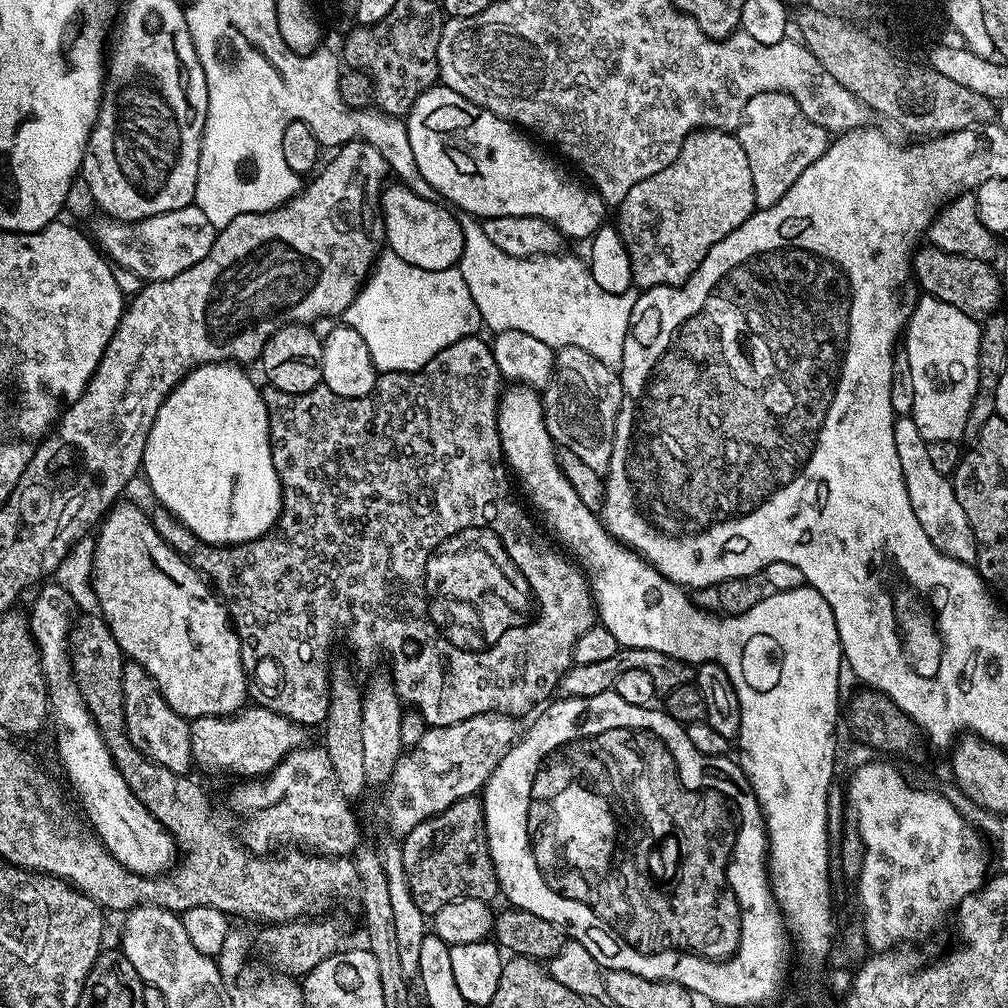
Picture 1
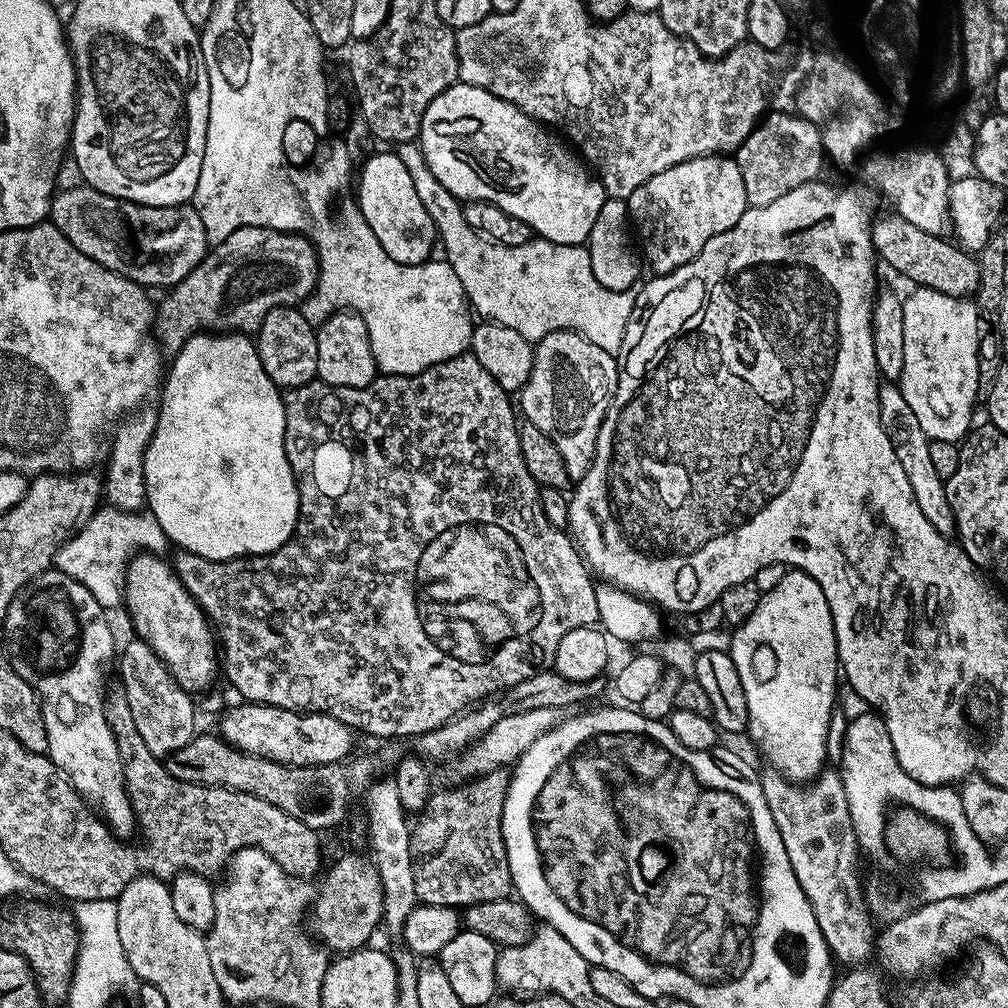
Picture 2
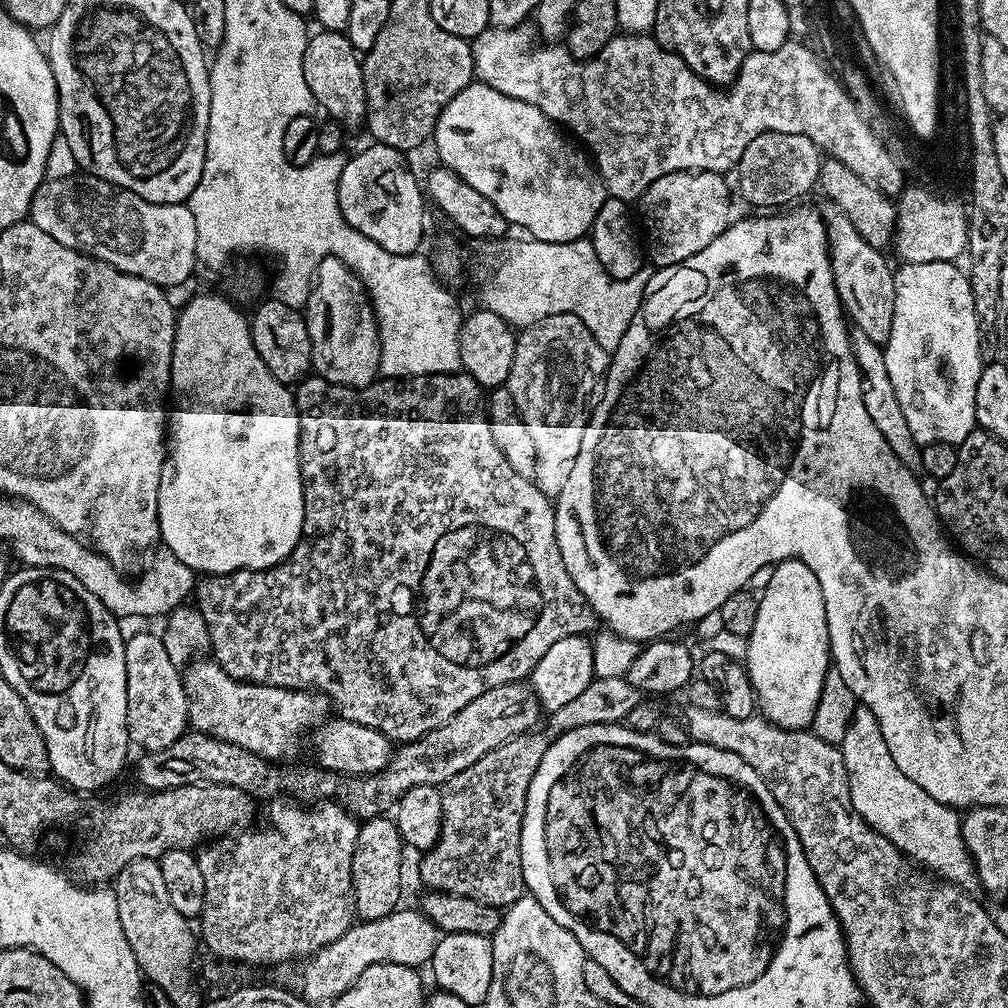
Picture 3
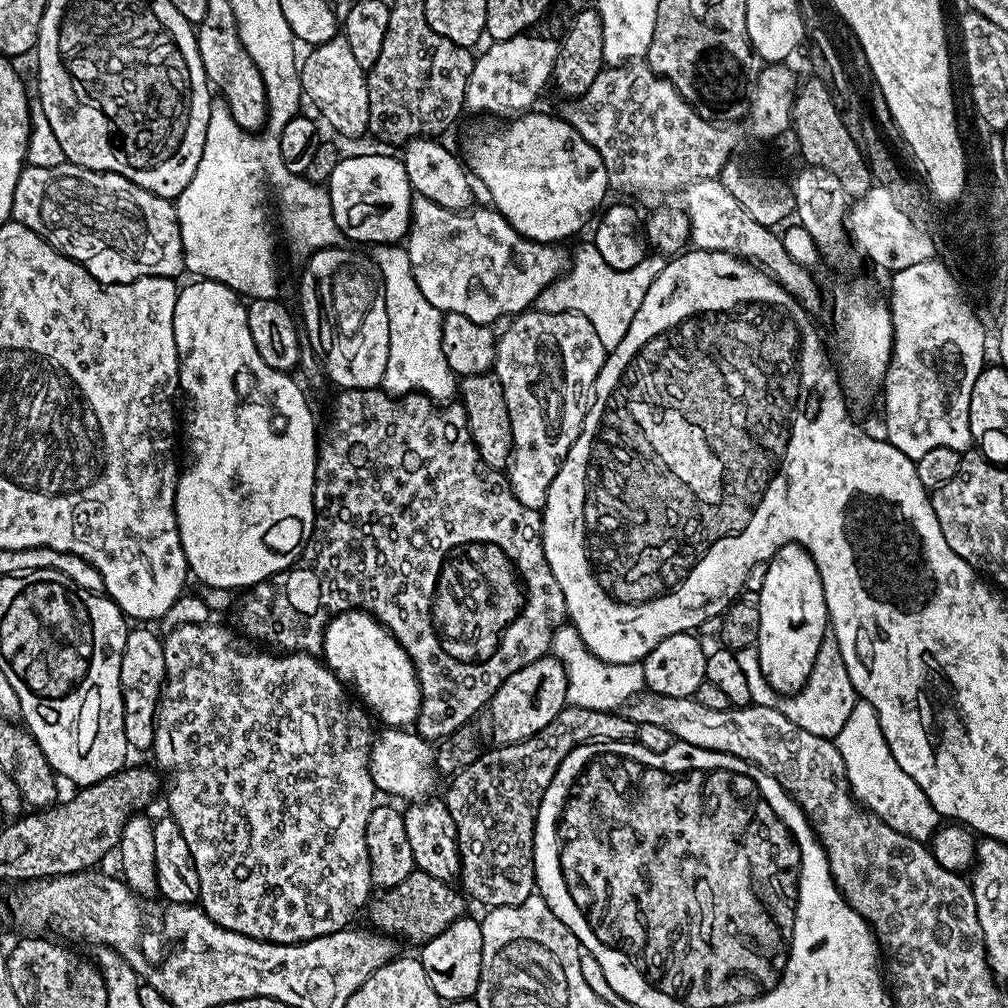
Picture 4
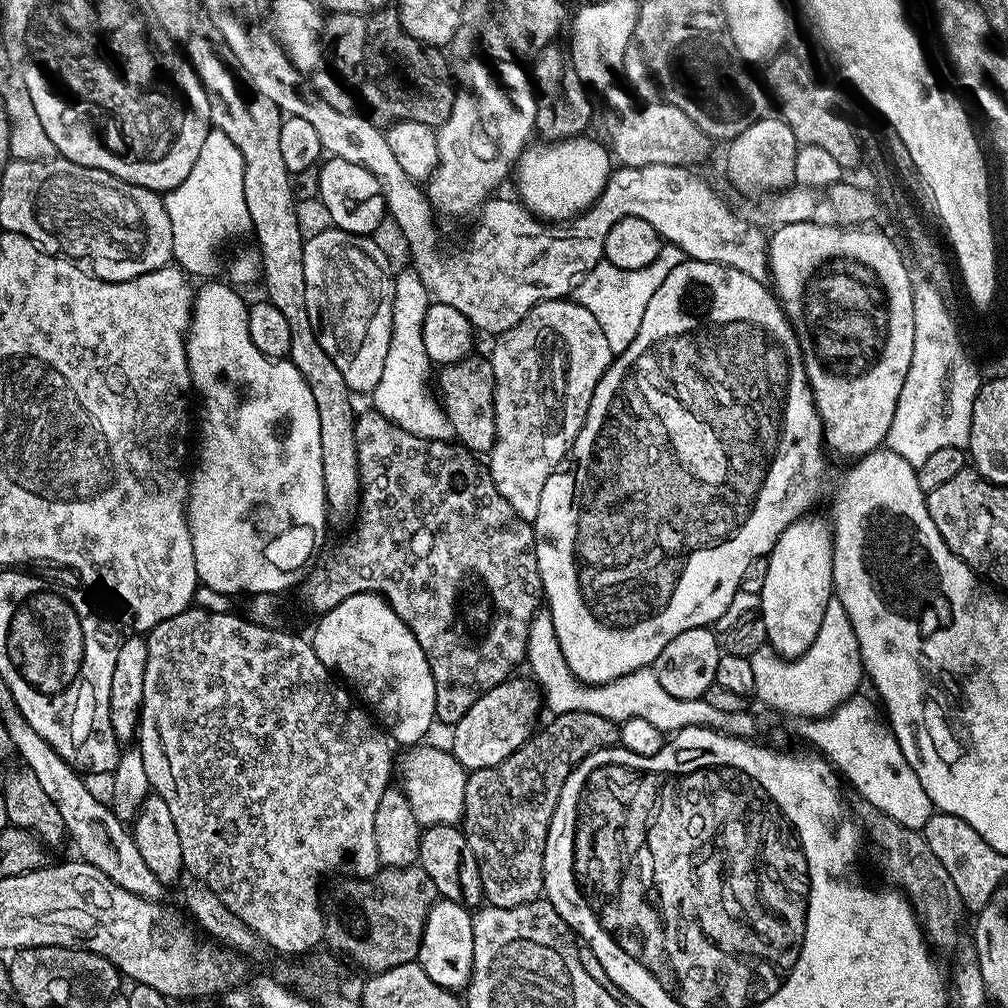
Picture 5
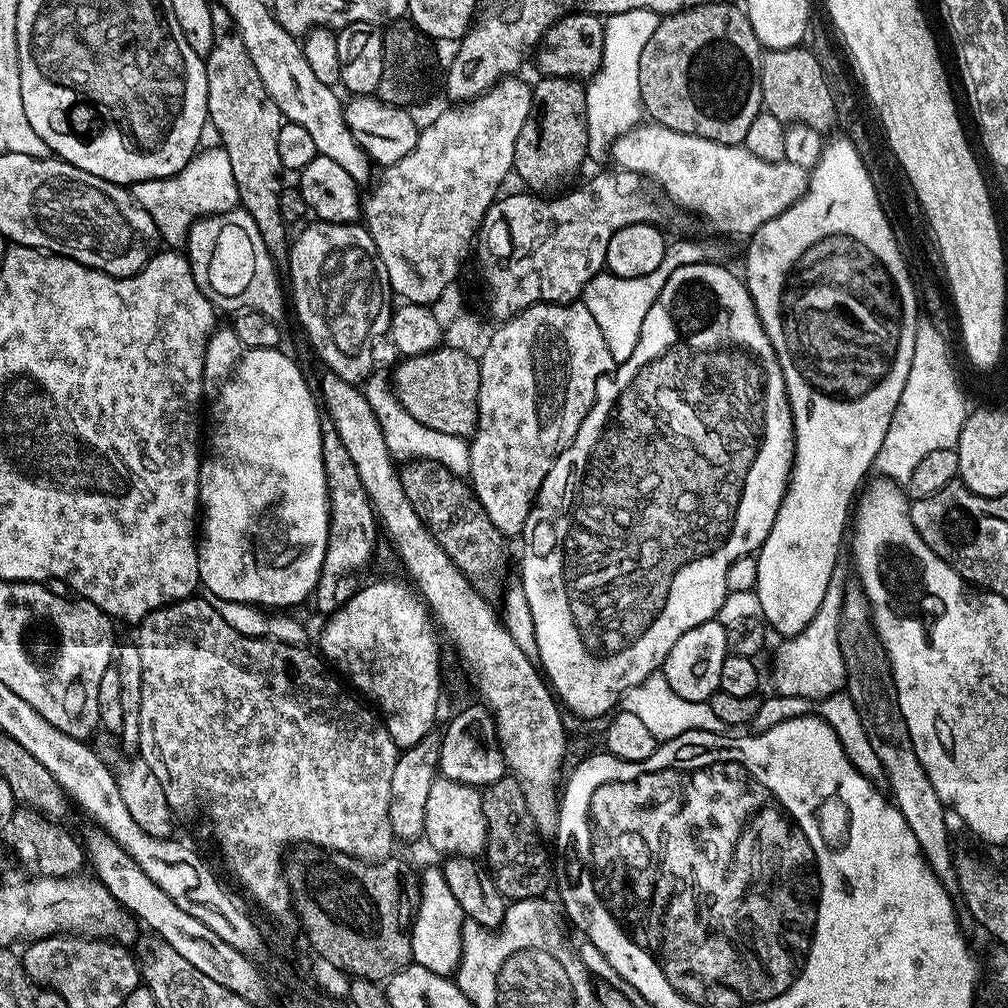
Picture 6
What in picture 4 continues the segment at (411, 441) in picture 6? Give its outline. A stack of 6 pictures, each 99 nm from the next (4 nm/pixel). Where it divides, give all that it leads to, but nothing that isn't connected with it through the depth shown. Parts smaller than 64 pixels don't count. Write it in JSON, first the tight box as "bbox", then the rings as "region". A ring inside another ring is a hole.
{"bbox":[374,247,458,402],"region":[[[377,247],[374,259],[384,279],[386,310],[390,318],[390,358],[386,358],[384,391],[396,398],[409,392],[422,392],[437,402],[451,401],[458,392],[458,377],[450,370],[446,354],[442,354],[444,316],[422,298],[422,290],[418,290],[418,282],[414,282],[407,247]]]}

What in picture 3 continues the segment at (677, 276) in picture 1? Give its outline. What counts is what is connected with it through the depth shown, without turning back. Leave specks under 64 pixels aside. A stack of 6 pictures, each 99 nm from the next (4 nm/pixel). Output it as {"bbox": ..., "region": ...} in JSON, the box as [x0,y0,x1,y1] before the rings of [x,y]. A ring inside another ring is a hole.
{"bbox":[638,172,733,269],"region":[[[675,172],[658,178],[640,195],[638,224],[642,229],[643,243],[644,240],[648,243],[647,259],[649,256],[653,260],[651,263],[657,269],[669,268],[675,264],[686,262],[686,258],[698,254],[698,250],[706,250],[706,246],[710,246],[710,242],[714,242],[714,238],[718,238],[718,234],[722,234],[728,229],[729,223],[733,219],[732,200],[728,197],[728,184],[724,180],[727,179],[718,172]]]}

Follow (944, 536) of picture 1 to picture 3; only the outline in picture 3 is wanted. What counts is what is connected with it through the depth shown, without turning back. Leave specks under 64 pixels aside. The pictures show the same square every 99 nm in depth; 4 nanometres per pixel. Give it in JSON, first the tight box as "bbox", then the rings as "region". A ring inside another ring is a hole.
{"bbox":[849,327,921,471],"region":[[[856,327],[849,331],[849,336],[851,350],[858,362],[862,378],[863,402],[866,405],[867,414],[873,419],[878,430],[882,432],[883,438],[886,439],[887,445],[890,446],[890,450],[893,450],[895,456],[912,471],[919,471],[921,469],[921,445],[911,433],[902,406],[899,405],[897,395],[894,392],[894,386],[891,385],[883,347],[871,342],[870,336]]]}

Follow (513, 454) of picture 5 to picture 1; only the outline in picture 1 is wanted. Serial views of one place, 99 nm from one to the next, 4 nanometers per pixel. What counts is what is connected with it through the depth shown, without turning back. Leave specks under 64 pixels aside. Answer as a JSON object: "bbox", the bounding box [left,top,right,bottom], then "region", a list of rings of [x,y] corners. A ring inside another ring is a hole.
{"bbox":[542,346,622,473],"region":[[[578,346],[562,348],[556,352],[556,365],[550,382],[542,389],[544,421],[548,433],[560,448],[574,453],[590,470],[607,473],[610,456],[614,450],[614,434],[618,422],[618,410],[622,406],[622,382],[617,369],[606,366],[606,362],[598,362],[594,354],[586,354],[586,350],[578,350]]]}

